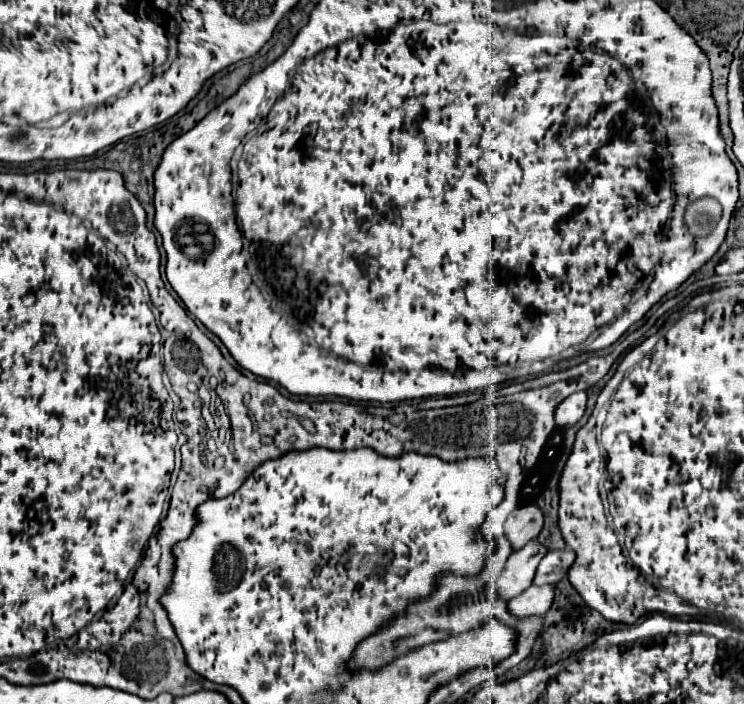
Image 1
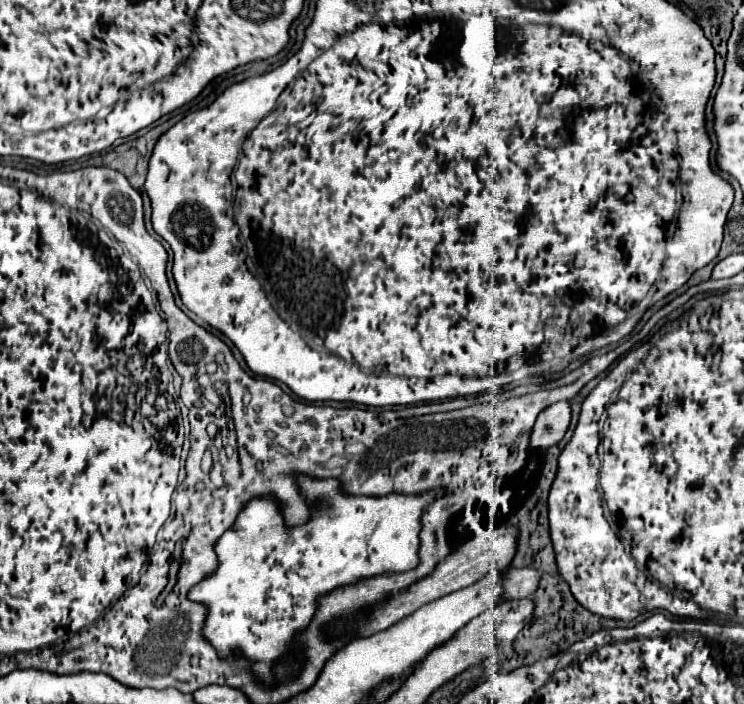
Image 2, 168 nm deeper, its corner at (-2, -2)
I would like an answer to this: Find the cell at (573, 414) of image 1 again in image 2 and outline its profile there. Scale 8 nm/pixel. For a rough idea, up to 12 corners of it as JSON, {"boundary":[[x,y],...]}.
{"boundary":[[571,403],[547,407],[531,433],[531,449],[563,439],[571,423]]}

